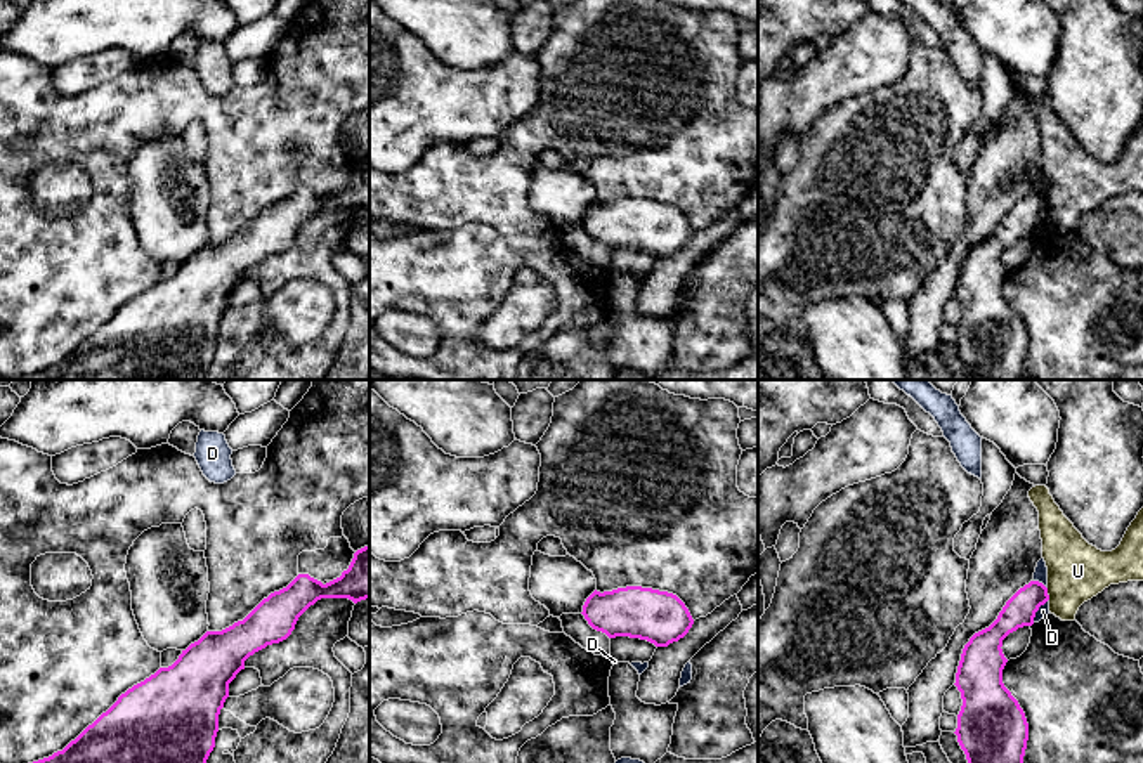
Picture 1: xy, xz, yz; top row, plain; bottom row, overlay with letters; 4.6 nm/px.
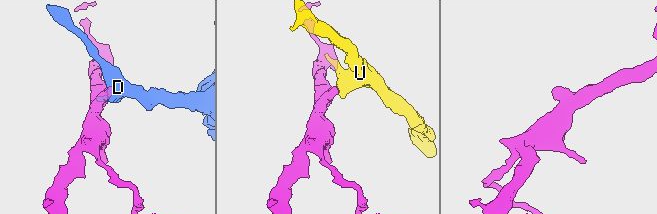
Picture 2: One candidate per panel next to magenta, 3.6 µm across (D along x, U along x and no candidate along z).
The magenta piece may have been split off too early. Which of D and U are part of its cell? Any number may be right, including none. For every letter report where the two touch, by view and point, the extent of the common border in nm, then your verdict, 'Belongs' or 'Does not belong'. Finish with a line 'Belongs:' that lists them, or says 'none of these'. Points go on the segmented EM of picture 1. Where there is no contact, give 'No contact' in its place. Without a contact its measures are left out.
D: Touches magenta at yz (1038, 609). Shared border 130 nm. Does not belong
U: Touches magenta at yz (1046, 593). Shared border 60 nm. Does not belong
Belongs: none of these

